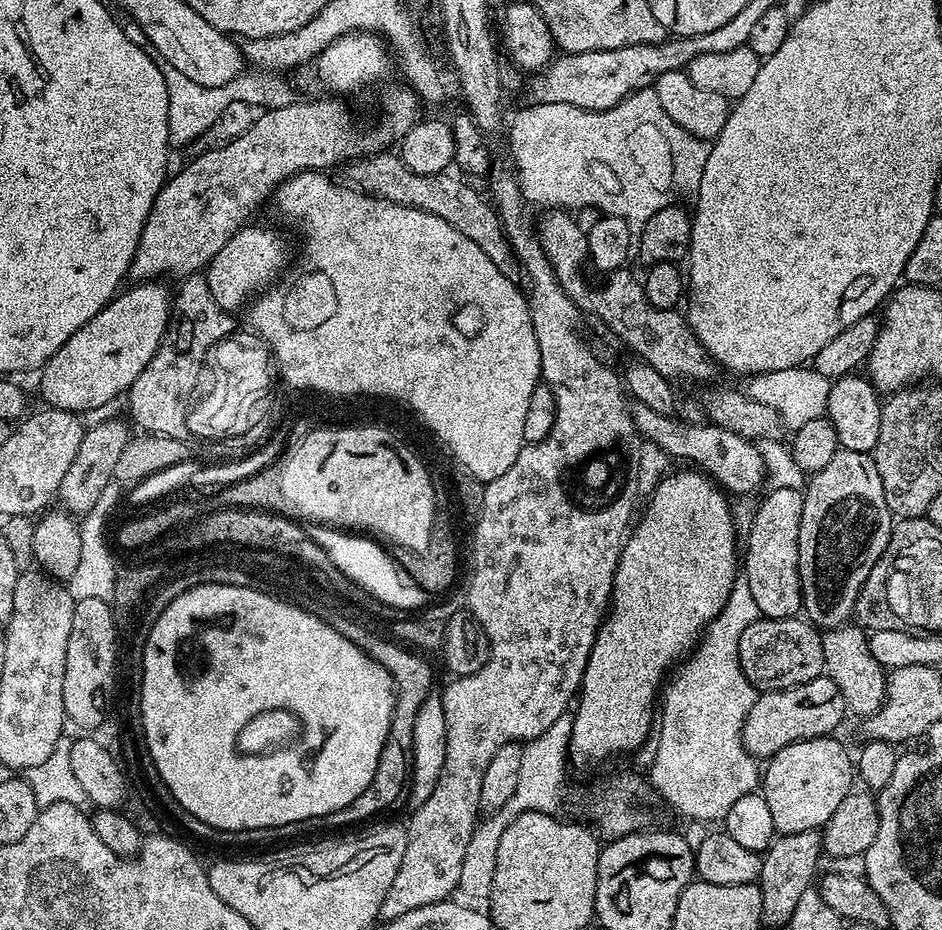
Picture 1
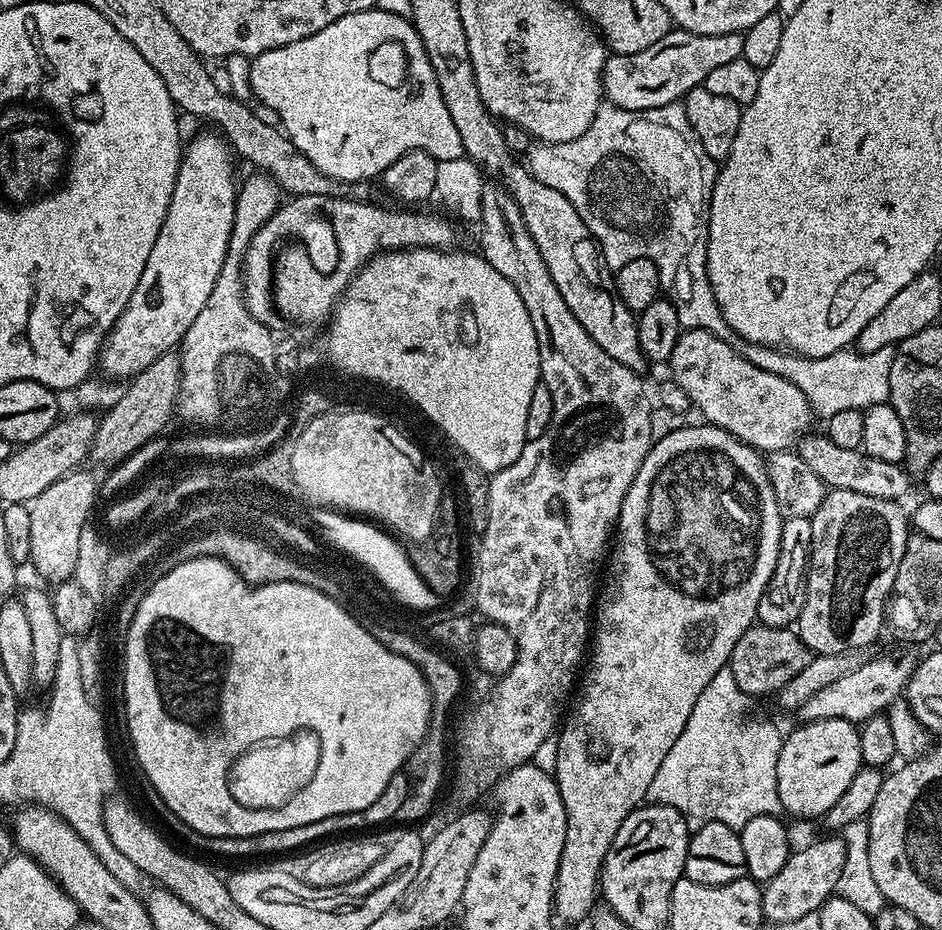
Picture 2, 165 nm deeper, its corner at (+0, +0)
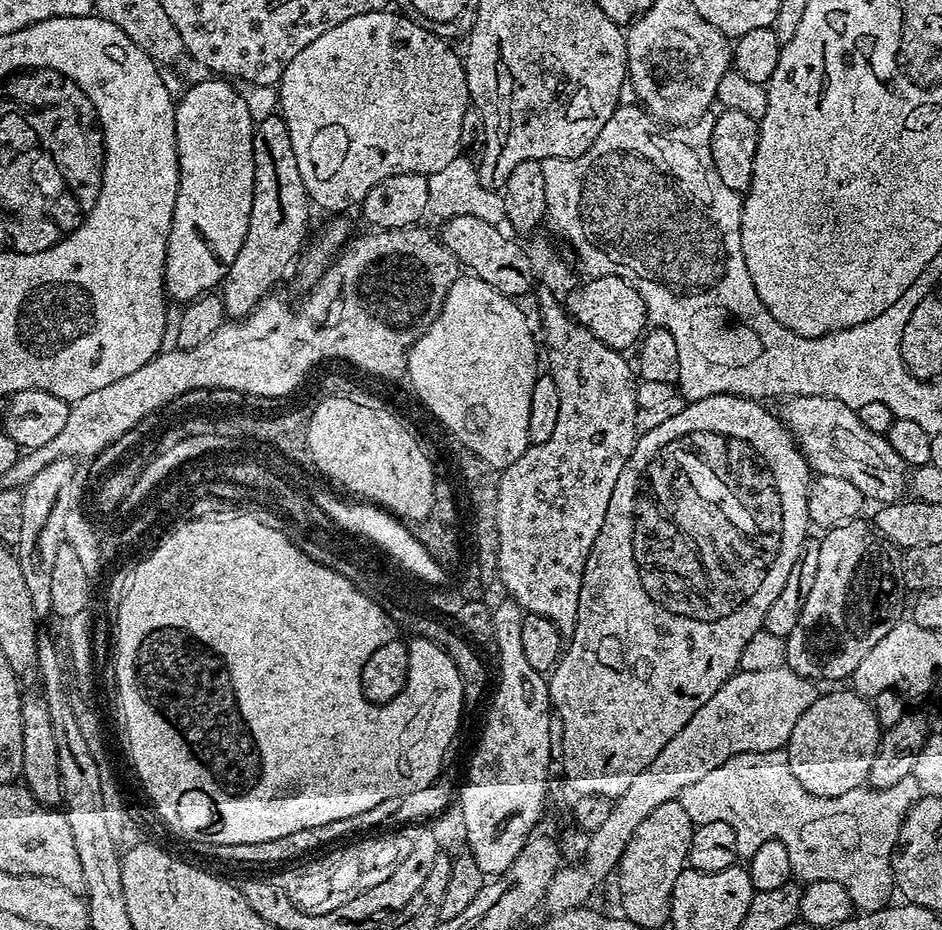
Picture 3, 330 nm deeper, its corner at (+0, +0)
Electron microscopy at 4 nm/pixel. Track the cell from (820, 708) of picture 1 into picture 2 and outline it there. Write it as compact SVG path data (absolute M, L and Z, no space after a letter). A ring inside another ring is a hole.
M896 652L893 656L880 656L877 660L865 659L864 664L858 666L858 670L850 670L850 674L818 690L818 694L810 694L810 698L806 698L806 702L798 710L798 716L801 716L799 719L807 722L842 718L859 725L872 716L881 715L892 703L905 695L917 663L918 656L912 652Z

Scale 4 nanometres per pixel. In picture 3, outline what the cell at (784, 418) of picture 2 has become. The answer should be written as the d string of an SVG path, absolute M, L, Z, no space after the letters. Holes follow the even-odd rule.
M790 396L783 404L783 424L795 440L800 453L808 460L809 469L813 473L830 478L846 478L846 482L854 482L854 486L858 486L865 501L877 500L875 503L880 506L905 499L909 469L904 460L894 454L894 446L888 444L887 435L879 436L874 434L874 430L866 430L866 426L862 426L862 422L856 417L856 409L838 402L832 396Z

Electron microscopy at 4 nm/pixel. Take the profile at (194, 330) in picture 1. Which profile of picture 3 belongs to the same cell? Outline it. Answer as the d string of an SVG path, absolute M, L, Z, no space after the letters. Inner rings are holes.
M273 114L265 120L257 119L252 130L252 153L254 154L254 202L250 206L250 226L246 230L246 238L242 242L242 250L238 250L238 258L224 275L222 299L224 311L229 317L243 318L249 316L258 306L258 302L273 291L272 288L284 276L288 267L301 255L308 236L308 208L310 201L308 191L302 182L302 174L298 174L298 162L294 158L294 146L290 142L290 134L283 116Z

